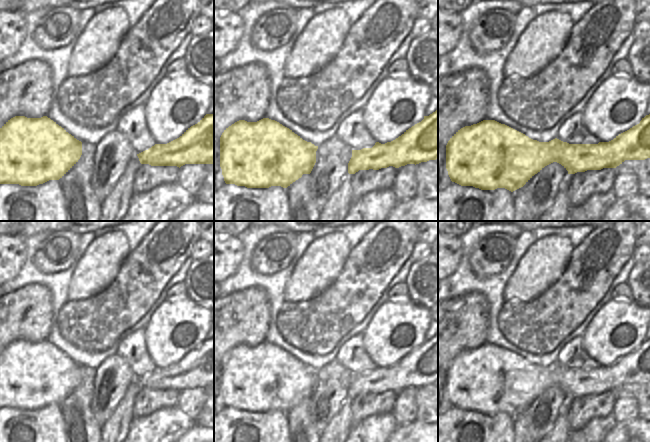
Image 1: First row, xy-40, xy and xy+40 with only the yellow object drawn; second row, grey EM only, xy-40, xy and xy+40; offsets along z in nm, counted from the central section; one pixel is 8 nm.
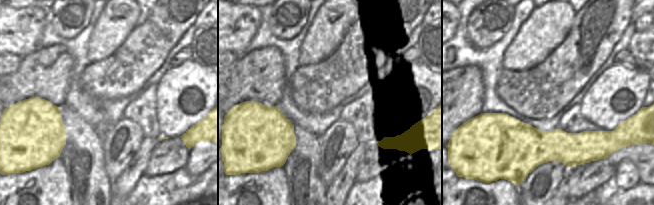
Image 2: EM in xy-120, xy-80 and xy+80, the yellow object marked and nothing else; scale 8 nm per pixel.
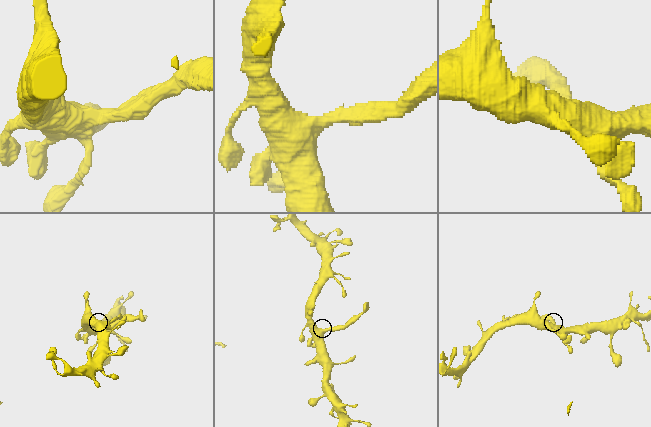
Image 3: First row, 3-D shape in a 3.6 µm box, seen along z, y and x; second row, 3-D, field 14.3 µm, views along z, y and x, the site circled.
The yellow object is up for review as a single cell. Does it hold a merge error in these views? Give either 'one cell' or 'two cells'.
two cells

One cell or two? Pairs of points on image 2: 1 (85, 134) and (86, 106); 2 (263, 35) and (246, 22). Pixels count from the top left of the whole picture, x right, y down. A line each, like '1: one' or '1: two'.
1: two
2: two

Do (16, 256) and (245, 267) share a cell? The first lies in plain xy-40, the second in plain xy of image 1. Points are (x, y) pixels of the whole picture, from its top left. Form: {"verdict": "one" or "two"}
{"verdict": "two"}

